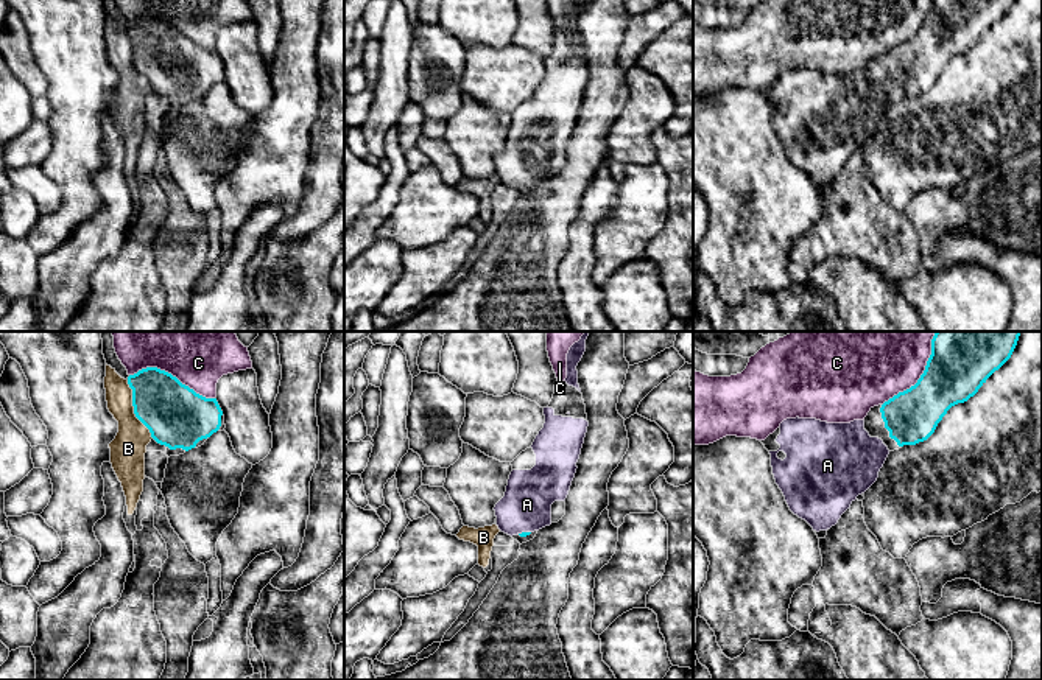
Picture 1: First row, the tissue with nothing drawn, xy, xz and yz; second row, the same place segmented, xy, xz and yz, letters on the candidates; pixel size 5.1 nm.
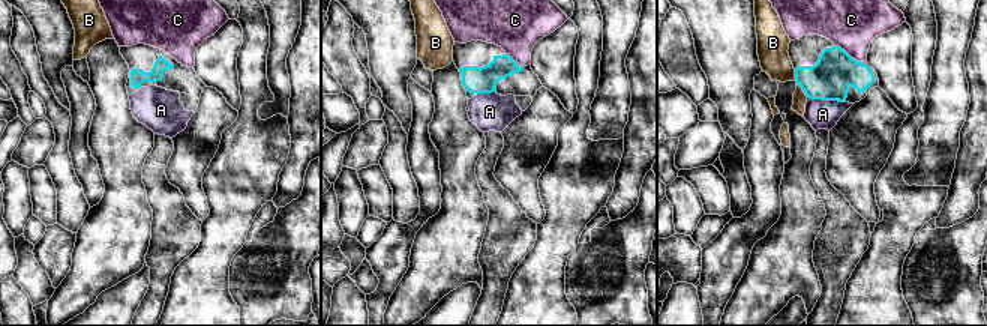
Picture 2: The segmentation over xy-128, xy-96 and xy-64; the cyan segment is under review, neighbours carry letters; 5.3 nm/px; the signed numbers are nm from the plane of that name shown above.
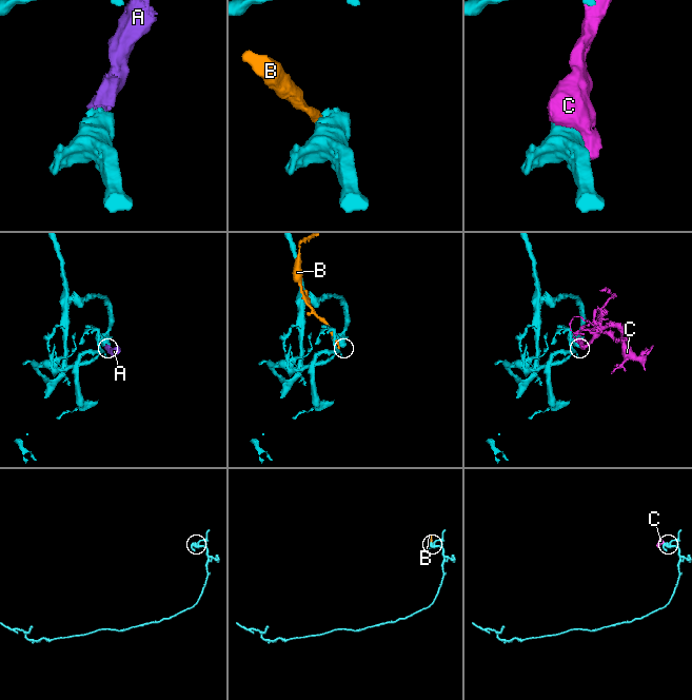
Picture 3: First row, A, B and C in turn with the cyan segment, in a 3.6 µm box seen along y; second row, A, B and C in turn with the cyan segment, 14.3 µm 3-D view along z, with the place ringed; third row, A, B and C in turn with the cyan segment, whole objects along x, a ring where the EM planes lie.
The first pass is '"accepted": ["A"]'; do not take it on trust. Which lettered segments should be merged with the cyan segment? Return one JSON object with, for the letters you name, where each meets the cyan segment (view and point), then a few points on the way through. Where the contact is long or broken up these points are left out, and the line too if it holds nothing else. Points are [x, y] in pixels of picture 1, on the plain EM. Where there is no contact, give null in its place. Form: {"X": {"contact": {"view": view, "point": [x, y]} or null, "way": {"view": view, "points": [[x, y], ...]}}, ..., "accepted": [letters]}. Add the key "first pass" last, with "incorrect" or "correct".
{"A": {"contact": {"view": "xz", "point": [524, 184]}, "way": {"view": "xz", "points": [[524, 185], [524, 184], [524, 161], [527, 156]]}}, "accepted": ["A"], "first pass": "correct"}

